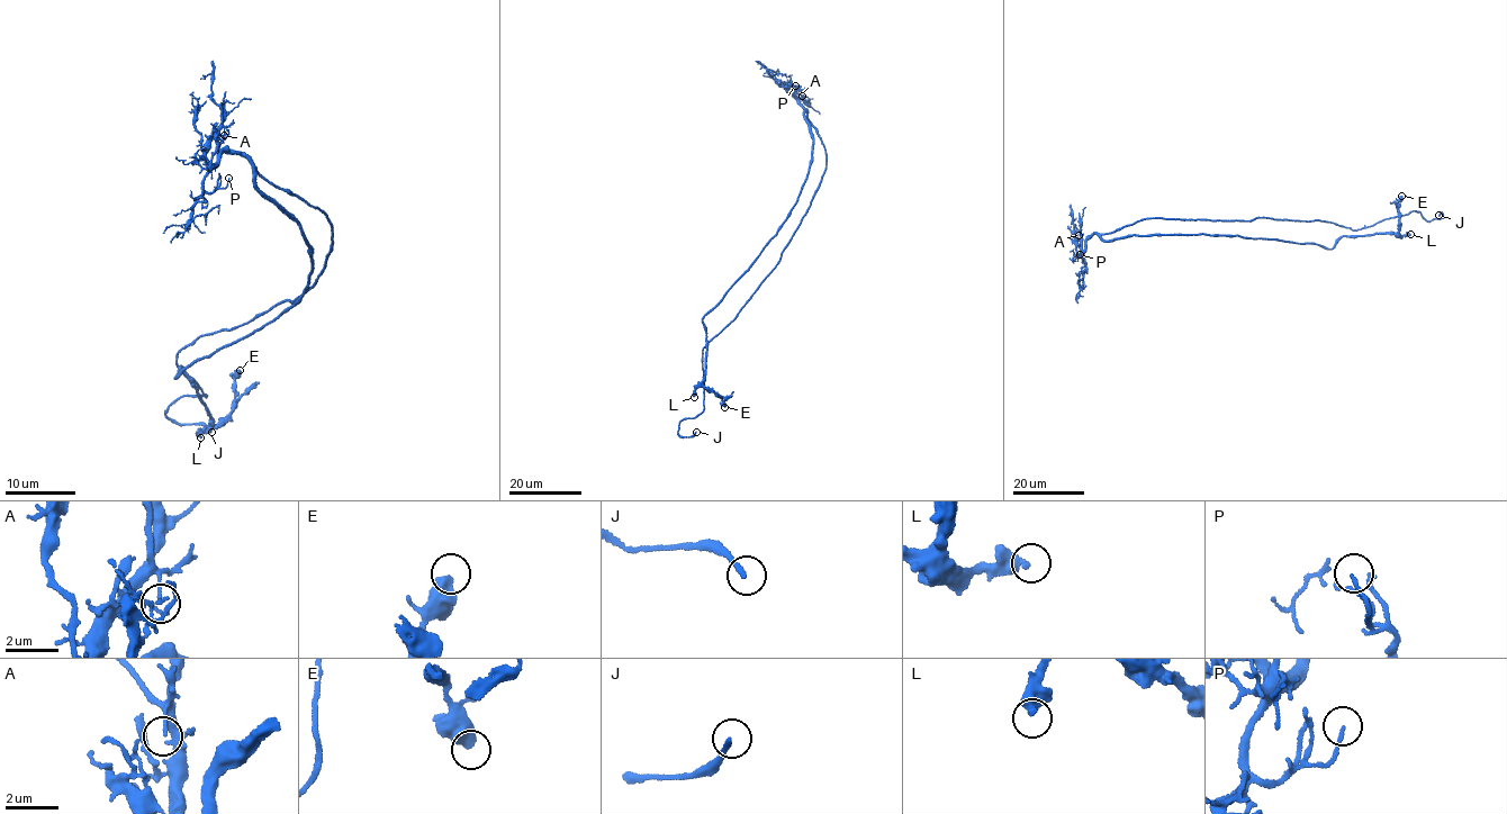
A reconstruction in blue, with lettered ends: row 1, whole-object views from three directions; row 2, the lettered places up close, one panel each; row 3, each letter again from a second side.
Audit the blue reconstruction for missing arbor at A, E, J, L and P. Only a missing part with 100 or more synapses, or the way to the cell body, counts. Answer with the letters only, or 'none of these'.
J

